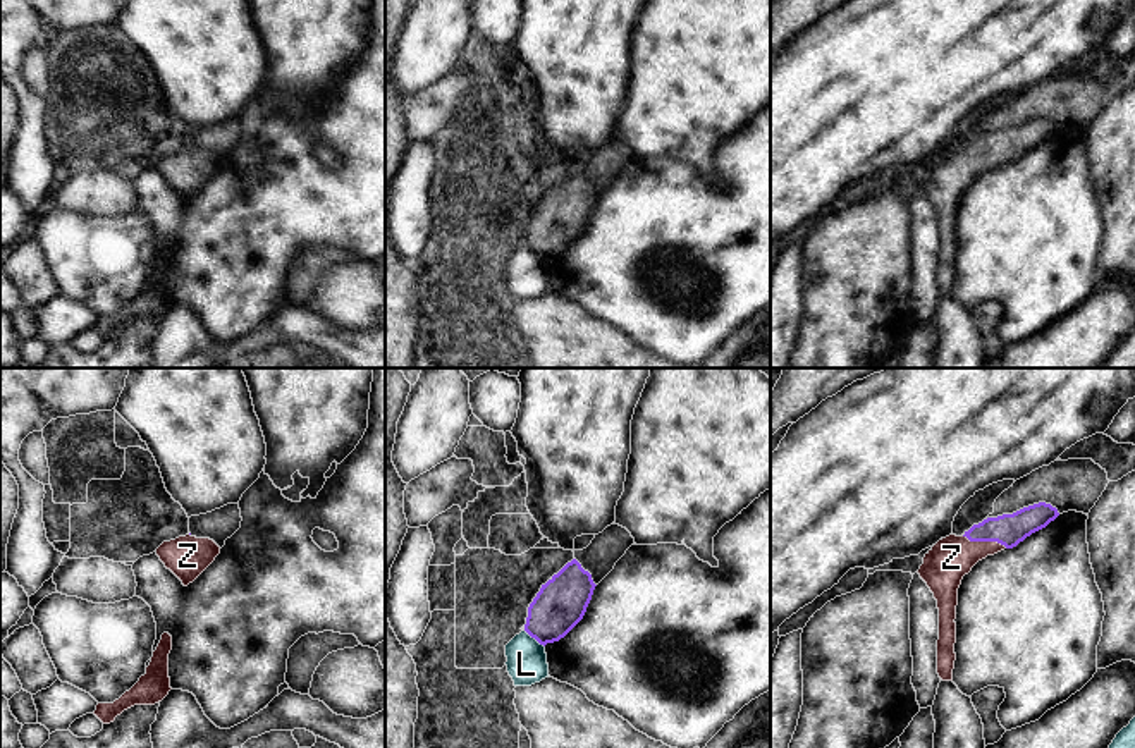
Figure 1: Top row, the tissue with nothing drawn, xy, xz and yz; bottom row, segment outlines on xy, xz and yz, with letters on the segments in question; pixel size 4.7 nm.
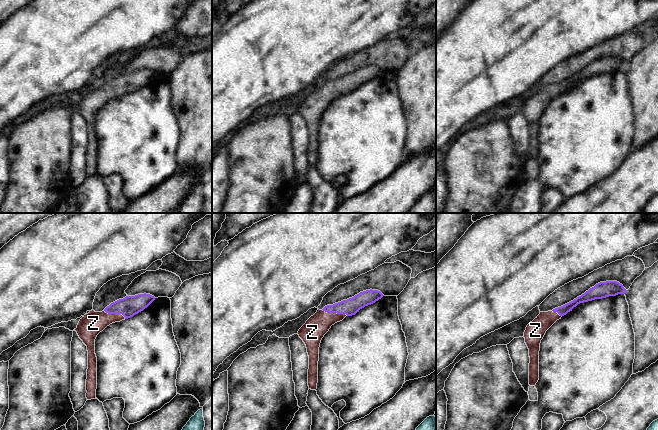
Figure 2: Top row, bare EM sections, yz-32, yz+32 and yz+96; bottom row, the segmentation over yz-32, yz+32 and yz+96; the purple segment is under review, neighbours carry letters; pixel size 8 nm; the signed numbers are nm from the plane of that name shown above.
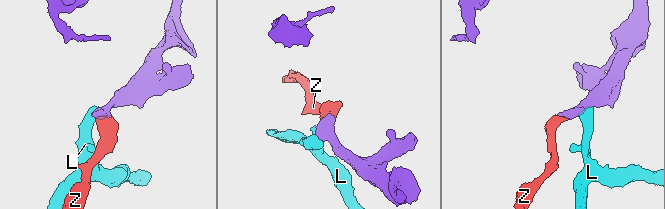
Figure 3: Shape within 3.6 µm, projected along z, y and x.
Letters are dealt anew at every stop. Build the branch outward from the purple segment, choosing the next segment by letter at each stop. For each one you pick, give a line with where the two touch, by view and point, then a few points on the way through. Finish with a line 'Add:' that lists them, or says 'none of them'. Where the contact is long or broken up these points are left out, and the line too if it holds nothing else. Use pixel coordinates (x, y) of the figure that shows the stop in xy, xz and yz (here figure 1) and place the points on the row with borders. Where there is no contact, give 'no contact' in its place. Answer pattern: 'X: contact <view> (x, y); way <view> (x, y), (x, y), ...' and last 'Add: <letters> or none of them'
Z: contact yz (984, 540); way yz (1008, 530), (984, 540), (951, 557)
Add: Z

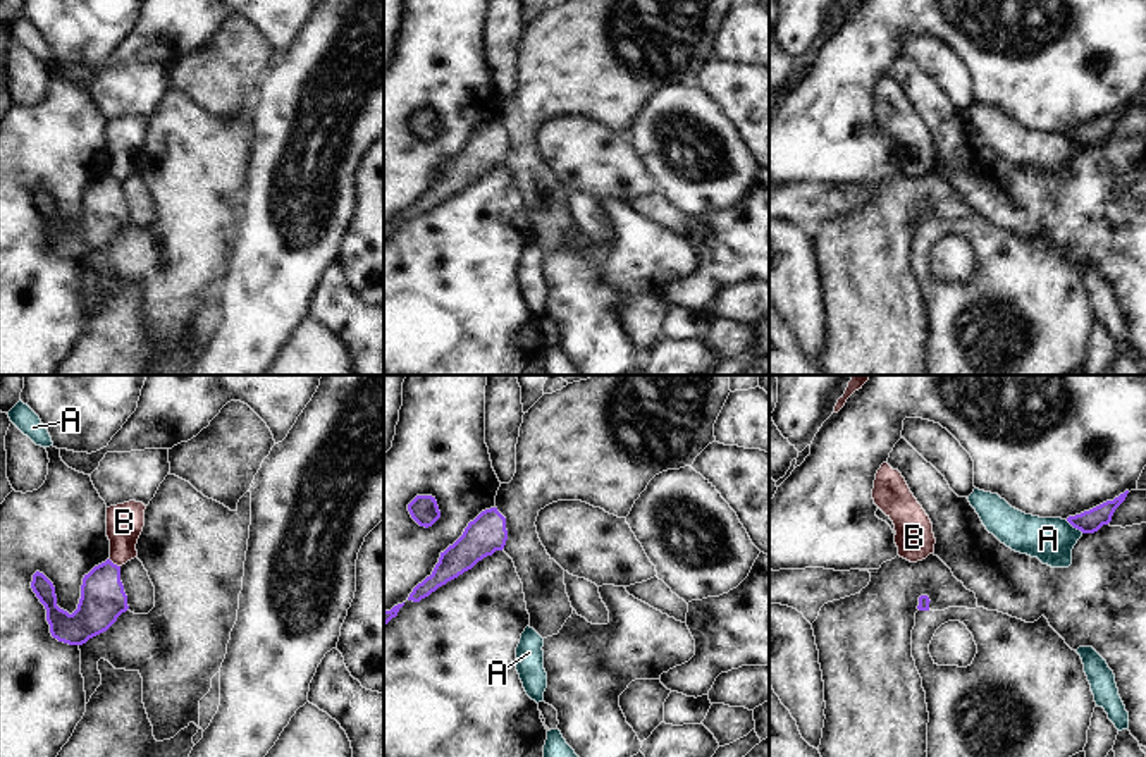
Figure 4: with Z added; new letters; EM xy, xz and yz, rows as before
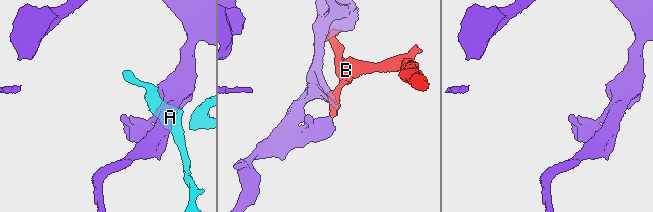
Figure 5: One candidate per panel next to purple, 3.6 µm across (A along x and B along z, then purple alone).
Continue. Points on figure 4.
Add: none of them

